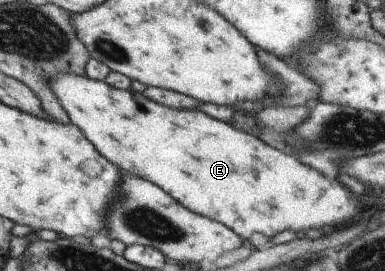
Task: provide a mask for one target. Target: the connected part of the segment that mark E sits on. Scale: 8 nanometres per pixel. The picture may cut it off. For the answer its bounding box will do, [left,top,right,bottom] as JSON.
[46,73,369,239]

